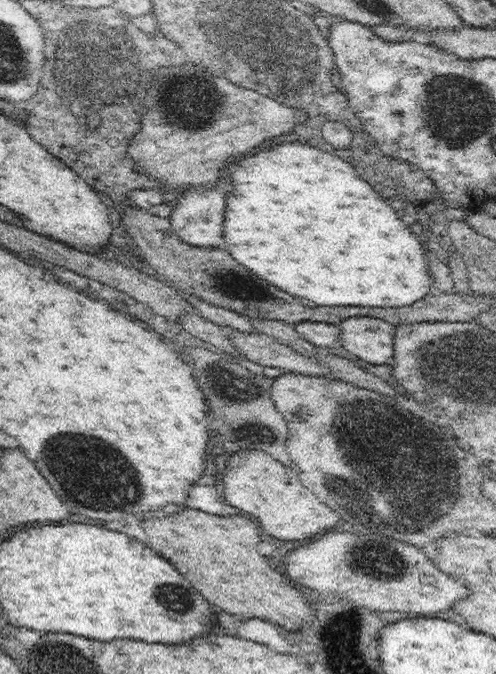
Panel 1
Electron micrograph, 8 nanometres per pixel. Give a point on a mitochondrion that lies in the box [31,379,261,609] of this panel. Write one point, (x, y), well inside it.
(115, 484)

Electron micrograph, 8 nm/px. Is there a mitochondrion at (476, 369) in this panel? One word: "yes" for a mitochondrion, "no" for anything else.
yes

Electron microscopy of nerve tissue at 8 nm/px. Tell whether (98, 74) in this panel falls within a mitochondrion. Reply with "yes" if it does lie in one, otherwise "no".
yes

